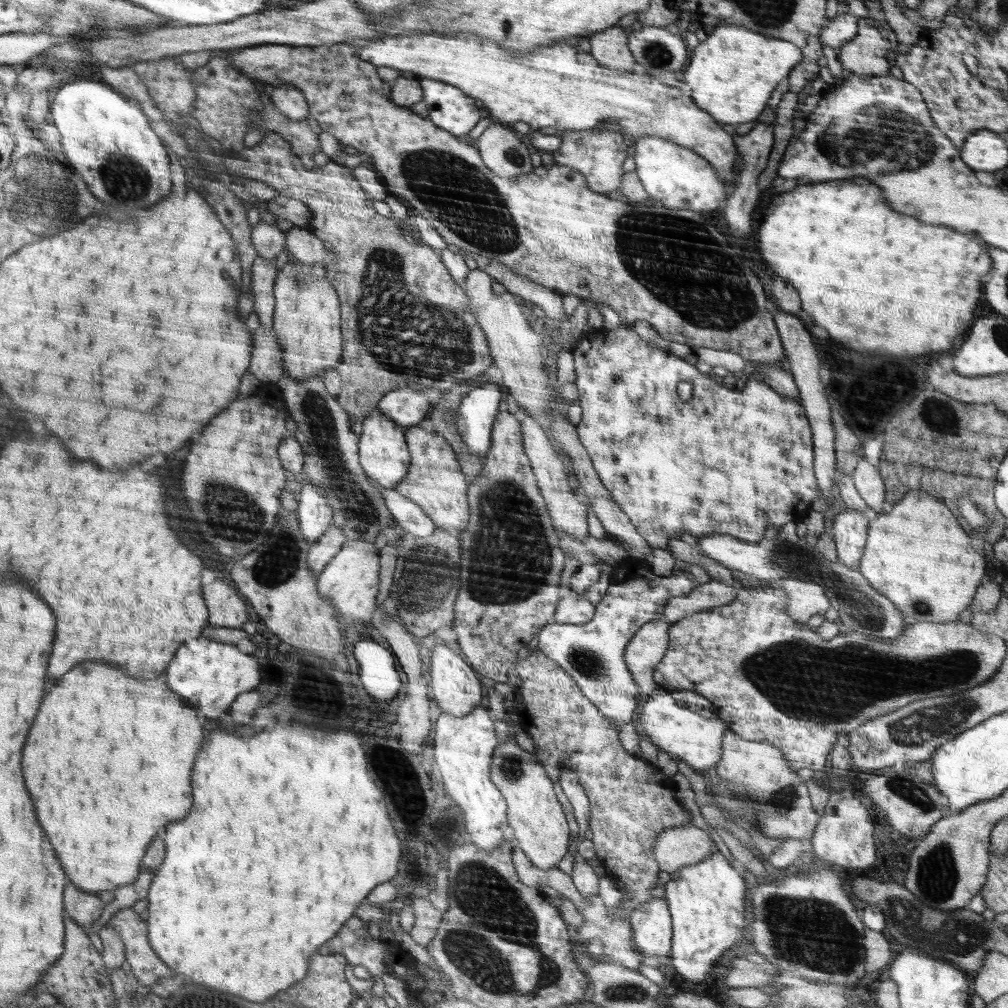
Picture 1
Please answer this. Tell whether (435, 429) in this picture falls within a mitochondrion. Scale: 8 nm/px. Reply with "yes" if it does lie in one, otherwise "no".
no

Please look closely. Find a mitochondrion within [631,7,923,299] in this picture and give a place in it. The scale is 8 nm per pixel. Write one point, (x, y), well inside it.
(655, 53)

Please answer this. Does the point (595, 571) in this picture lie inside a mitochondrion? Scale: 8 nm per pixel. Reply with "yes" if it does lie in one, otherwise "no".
no

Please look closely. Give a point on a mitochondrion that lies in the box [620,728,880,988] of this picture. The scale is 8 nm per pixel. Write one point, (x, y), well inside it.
(812, 933)

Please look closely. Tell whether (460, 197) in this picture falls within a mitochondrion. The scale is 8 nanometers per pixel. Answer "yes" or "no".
yes

